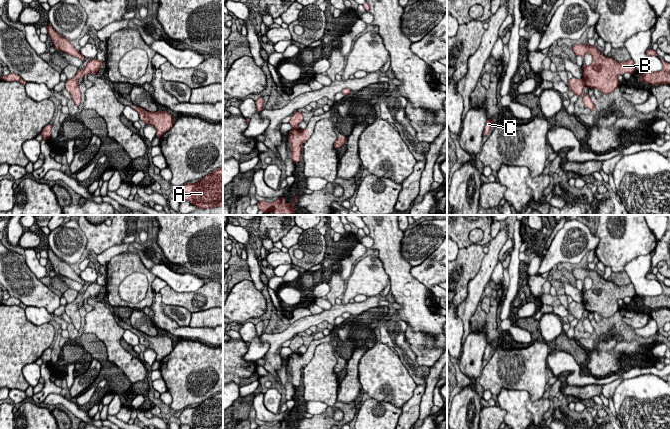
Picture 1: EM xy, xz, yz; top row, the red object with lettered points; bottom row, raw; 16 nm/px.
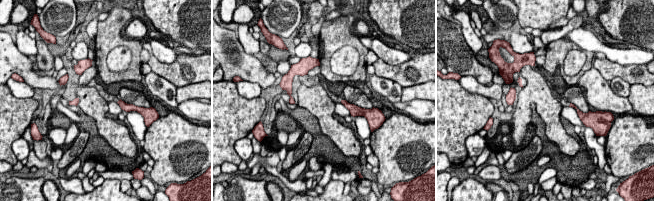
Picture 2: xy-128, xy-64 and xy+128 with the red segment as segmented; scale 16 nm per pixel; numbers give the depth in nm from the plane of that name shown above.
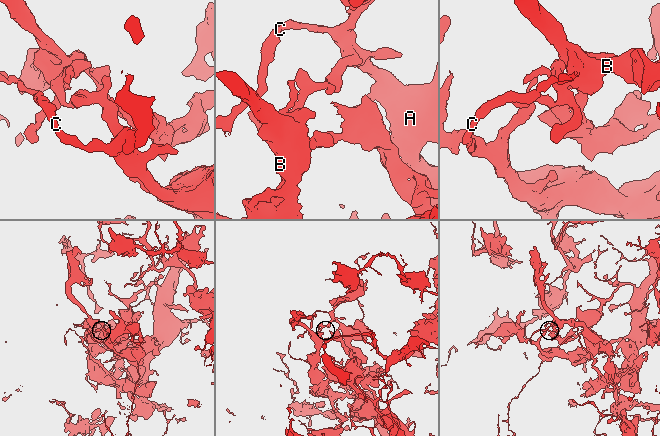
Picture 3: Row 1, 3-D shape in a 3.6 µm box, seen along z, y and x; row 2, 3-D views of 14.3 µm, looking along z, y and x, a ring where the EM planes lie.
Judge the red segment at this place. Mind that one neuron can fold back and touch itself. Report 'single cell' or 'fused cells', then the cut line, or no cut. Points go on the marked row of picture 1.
fused cells; cut xy (76, 80), (76, 86), (72, 87), (70, 85), (68, 91)

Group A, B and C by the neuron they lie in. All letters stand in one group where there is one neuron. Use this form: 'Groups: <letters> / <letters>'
Groups: A C / B

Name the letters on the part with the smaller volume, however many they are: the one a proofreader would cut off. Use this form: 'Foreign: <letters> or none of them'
Foreign: B

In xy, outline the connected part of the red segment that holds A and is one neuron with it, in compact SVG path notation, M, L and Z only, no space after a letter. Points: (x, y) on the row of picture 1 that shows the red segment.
M223 167L209 173L196 183L187 183L176 195L179 200L189 201L197 208L223 206Z

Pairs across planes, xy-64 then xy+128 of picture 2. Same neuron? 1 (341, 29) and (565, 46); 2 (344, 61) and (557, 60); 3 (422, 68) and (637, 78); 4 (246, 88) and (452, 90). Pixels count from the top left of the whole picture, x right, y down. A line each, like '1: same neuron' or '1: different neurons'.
1: same neuron
2: different neurons
3: same neuron
4: different neurons

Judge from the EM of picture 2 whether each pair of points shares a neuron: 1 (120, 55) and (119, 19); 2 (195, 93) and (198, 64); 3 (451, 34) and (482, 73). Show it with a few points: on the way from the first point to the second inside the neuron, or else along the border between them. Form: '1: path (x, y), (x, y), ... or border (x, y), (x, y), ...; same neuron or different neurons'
1: border (131, 51), (116, 46), (108, 54), (106, 65); different neurons
2: border (201, 81), (177, 87); different neurons
3: path (451, 44), (472, 65); same neuron

